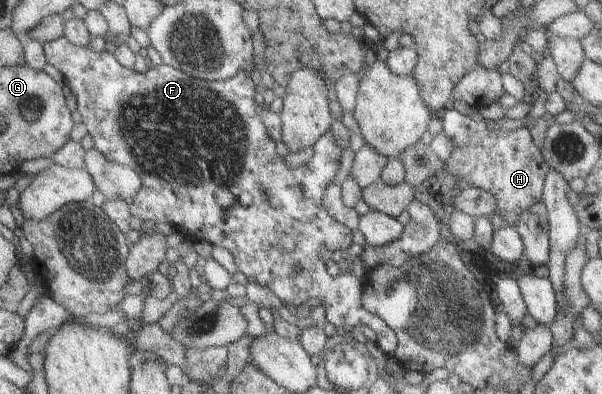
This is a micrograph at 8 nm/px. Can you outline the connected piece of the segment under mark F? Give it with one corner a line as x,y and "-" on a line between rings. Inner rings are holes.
65,36
45,43
45,50
49,63
64,74
66,84
77,95
78,111
83,116
83,121
89,130
88,133
94,136
96,148
104,153
104,155
107,155
112,163
132,166
136,171
141,173
144,187
134,199
128,202
134,216
144,220
148,219
154,220
155,222
171,223
174,229
186,235
191,241
197,242
204,239
204,241
207,240
214,246
225,247
235,256
238,269
243,272
249,280
271,287
275,291
277,298
282,299
286,304
291,303
292,305
299,306
306,303
308,299
312,299
312,297
318,297
330,310
329,319
337,327
345,327
346,329
358,326
362,327
370,334
387,357
392,355
392,352
394,352
399,345
398,334
383,318
370,313
368,308
363,304
363,297
365,289
367,288
367,277
365,275
356,277
351,273
341,275
336,270
332,260
334,259
334,253
340,255
342,250
348,250
348,247
352,247
355,242
353,229
338,221
338,219
328,211
325,204
326,192
330,185
334,183
336,176
342,169
342,158
345,152
345,147
339,145
339,139
336,138
334,132
328,132
327,135
315,145
314,157
312,157
307,164
297,169
290,169
290,167
286,165
284,156
278,153
278,143
276,143
276,140
268,133
267,125
263,120
263,109
256,103
258,85
256,85
256,81
254,81
254,77
252,77
249,71
244,70
238,75
231,77
230,80
220,81
206,81
200,78
190,77
186,71
172,67
170,64
162,64
161,66
153,65
150,71
140,71
138,69
130,69
123,63
120,63
115,52
111,53
107,50
96,52
89,45
74,45
74,43
-
224,188
231,189
238,198
238,202
229,209
228,213
227,209
216,197
216,193
-
246,191
254,197
252,205
248,208
242,207
239,202
239,195
244,195

